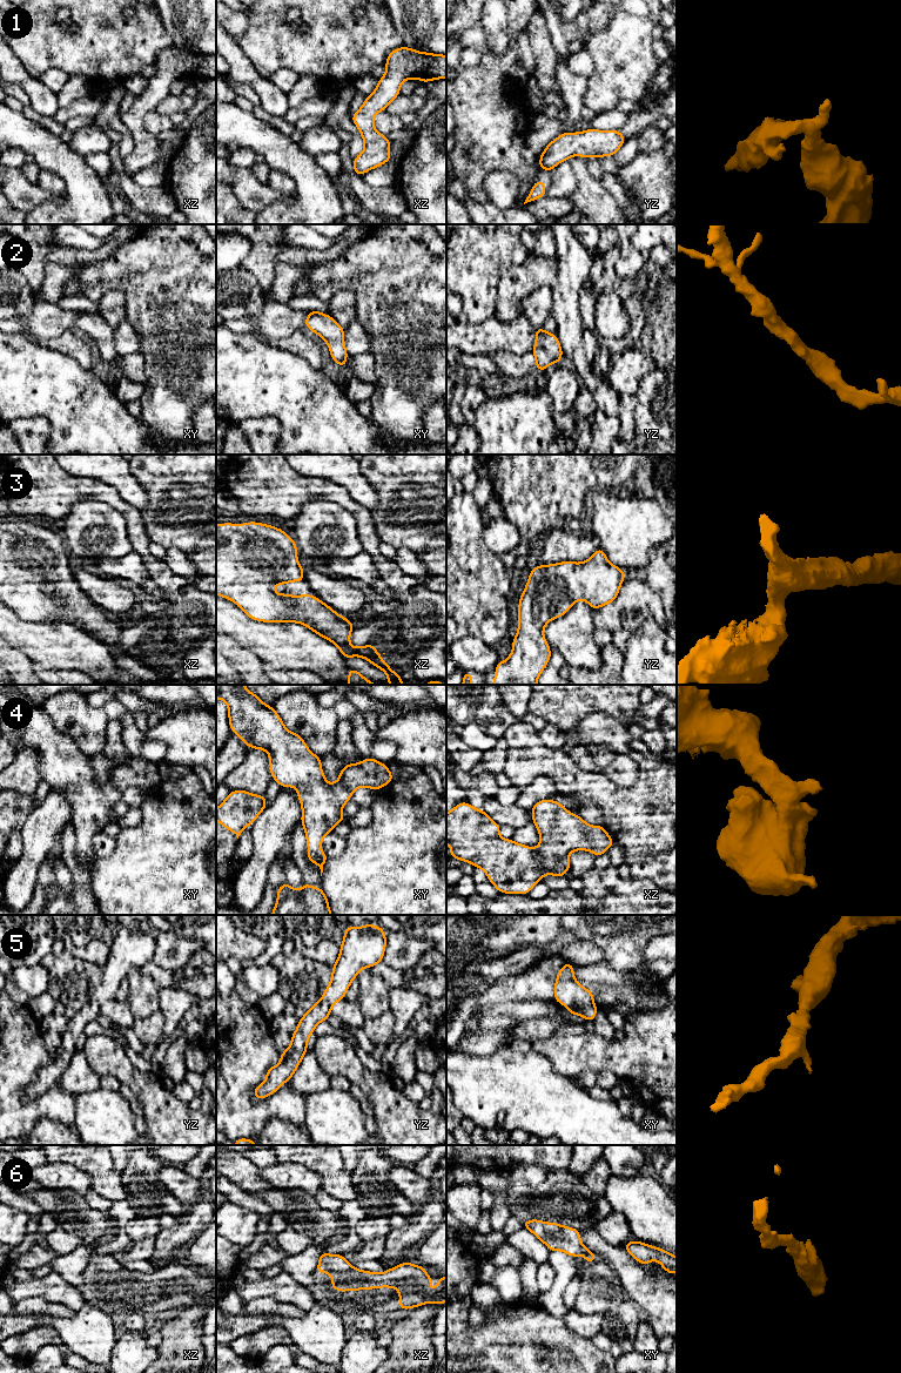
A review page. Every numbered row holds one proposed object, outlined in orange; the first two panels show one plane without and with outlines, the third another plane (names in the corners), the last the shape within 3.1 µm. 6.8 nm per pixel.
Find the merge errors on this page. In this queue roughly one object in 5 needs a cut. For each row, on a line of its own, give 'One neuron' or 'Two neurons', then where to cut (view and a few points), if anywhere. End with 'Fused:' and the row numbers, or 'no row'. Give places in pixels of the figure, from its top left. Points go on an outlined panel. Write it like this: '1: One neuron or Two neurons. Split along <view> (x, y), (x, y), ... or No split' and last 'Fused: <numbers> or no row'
1: One neuron. No split
2: One neuron. No split
3: One neuron. No split
4: One neuron. No split
5: One neuron. No split
6: One neuron. No split
Fused: no row

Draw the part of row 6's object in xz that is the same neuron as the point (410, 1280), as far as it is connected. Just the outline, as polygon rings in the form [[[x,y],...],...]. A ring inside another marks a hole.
[[[341,1254],[320,1256],[316,1273],[329,1272],[335,1291],[357,1291],[381,1287],[397,1288],[399,1292],[399,1310],[419,1307],[428,1303],[443,1305],[446,1301],[446,1276],[439,1277],[438,1287],[428,1290],[433,1277],[426,1277],[428,1270],[409,1261],[389,1268],[386,1272],[375,1273],[352,1267]]]

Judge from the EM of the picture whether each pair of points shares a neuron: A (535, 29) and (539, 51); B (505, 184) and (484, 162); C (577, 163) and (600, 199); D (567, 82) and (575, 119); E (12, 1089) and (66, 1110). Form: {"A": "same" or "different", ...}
{"A": "same", "B": "different", "C": "same", "D": "same", "E": "same"}

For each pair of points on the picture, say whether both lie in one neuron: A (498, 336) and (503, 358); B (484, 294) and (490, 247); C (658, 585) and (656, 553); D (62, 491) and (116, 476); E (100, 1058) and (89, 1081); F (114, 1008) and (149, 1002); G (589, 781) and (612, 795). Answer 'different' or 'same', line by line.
A: different
B: same
C: same
D: different
E: different
F: different
G: same

